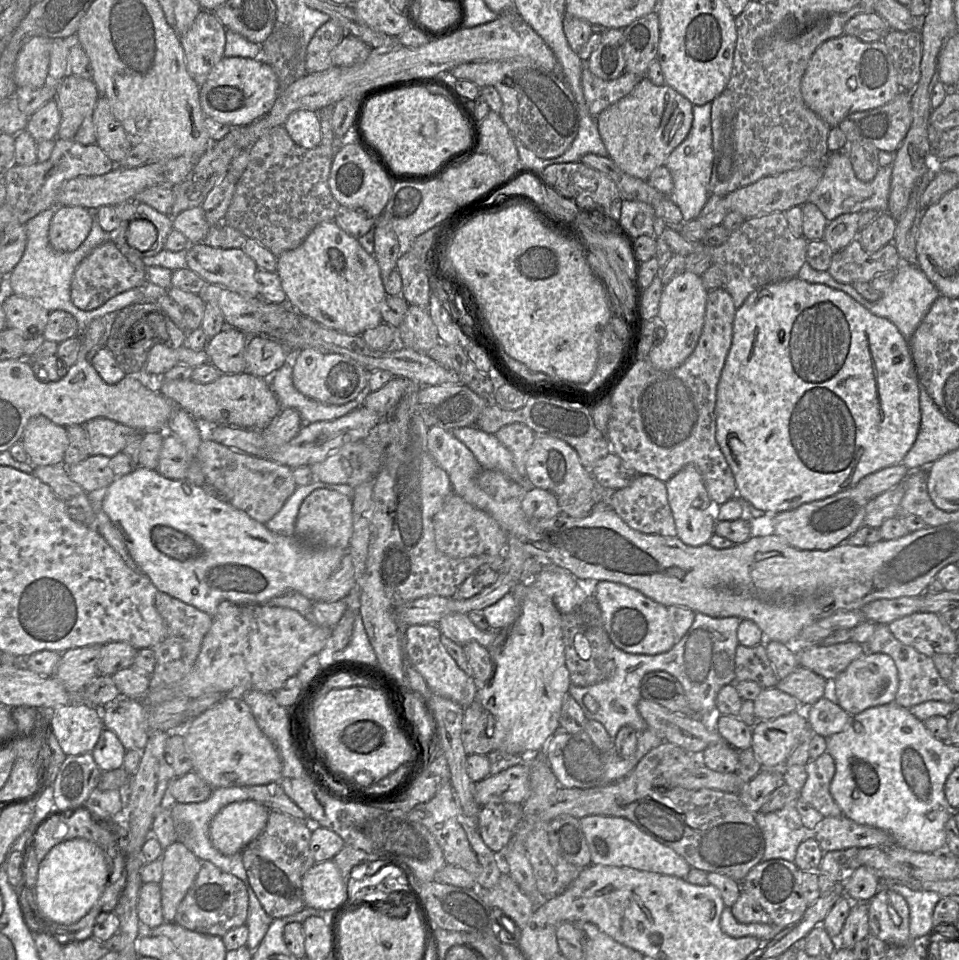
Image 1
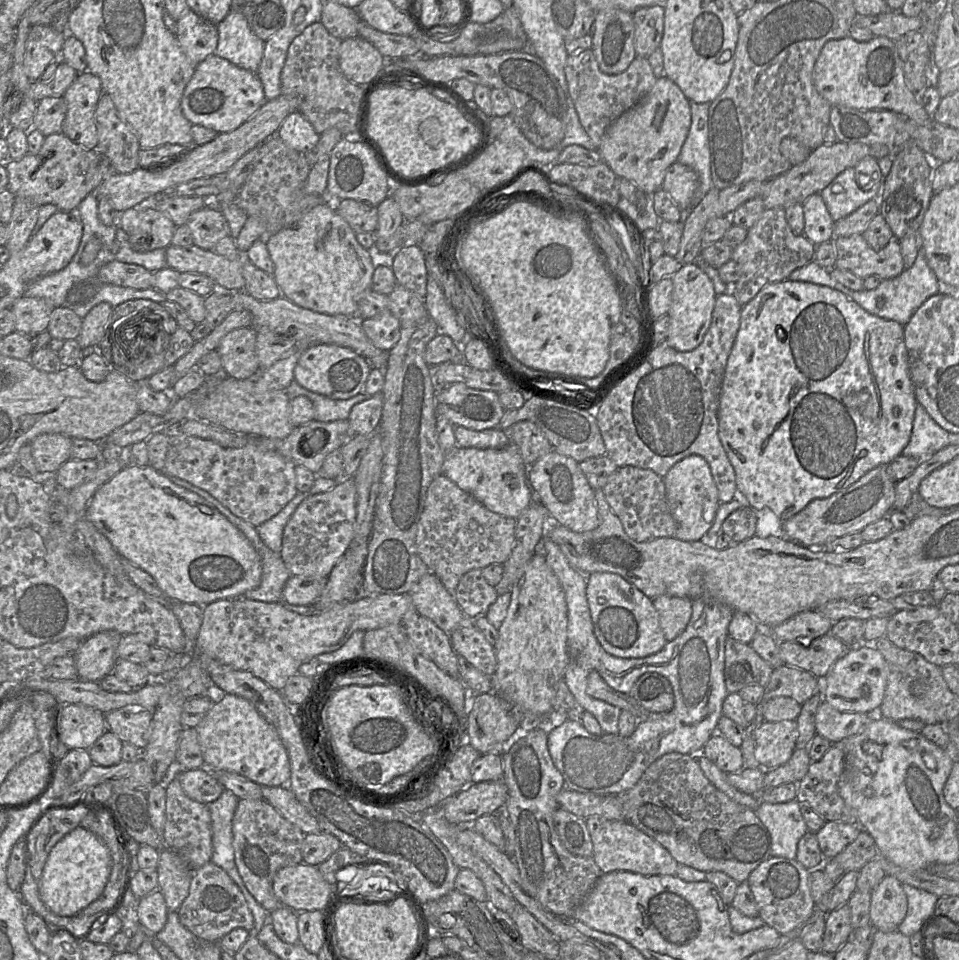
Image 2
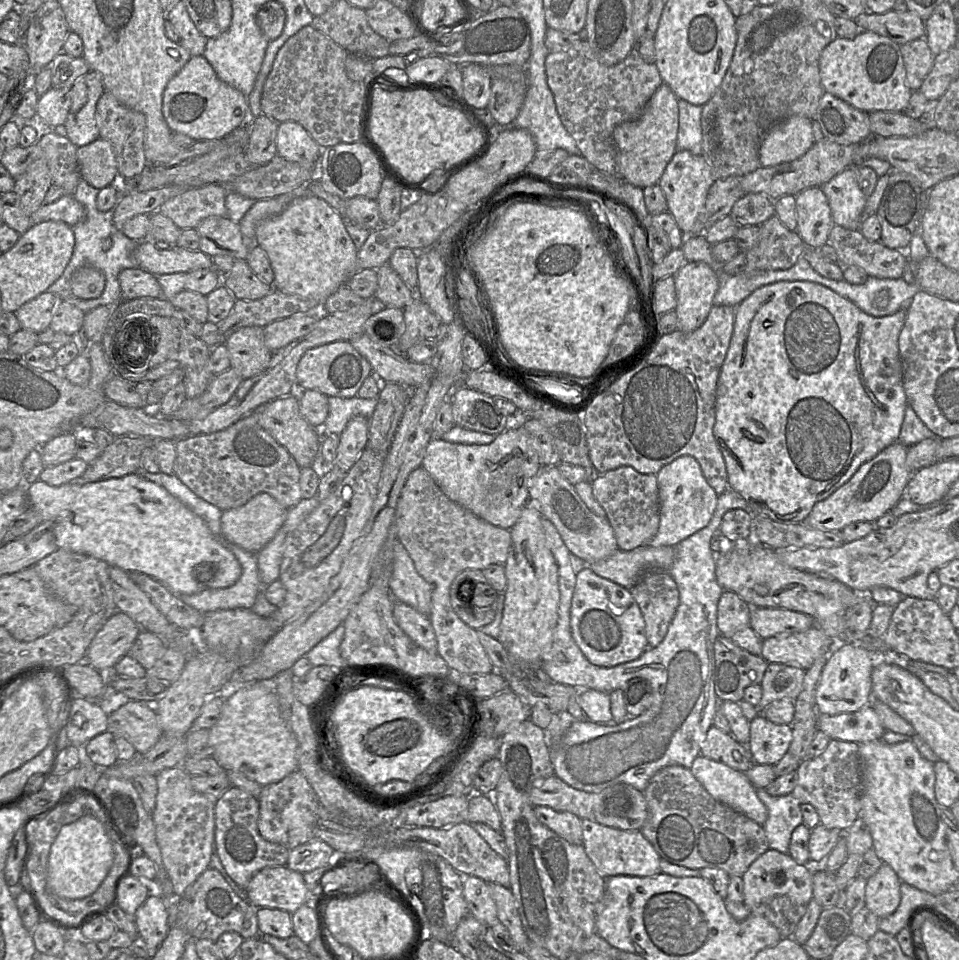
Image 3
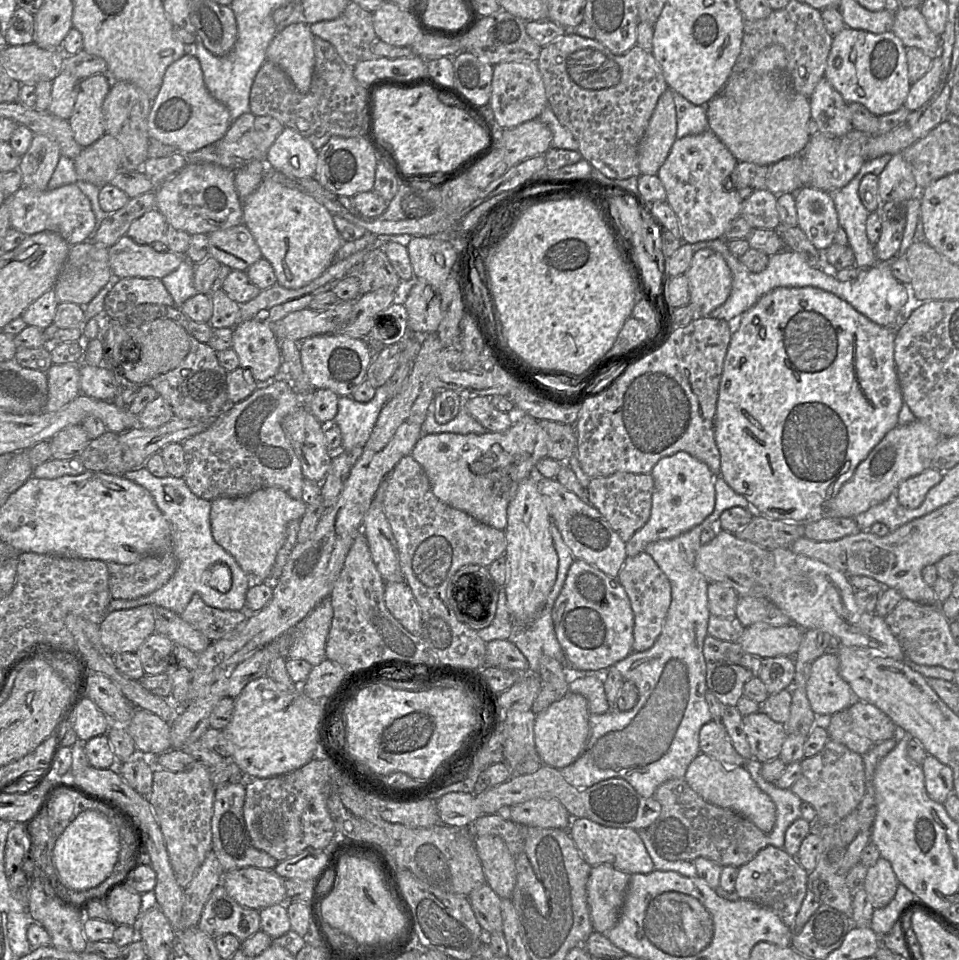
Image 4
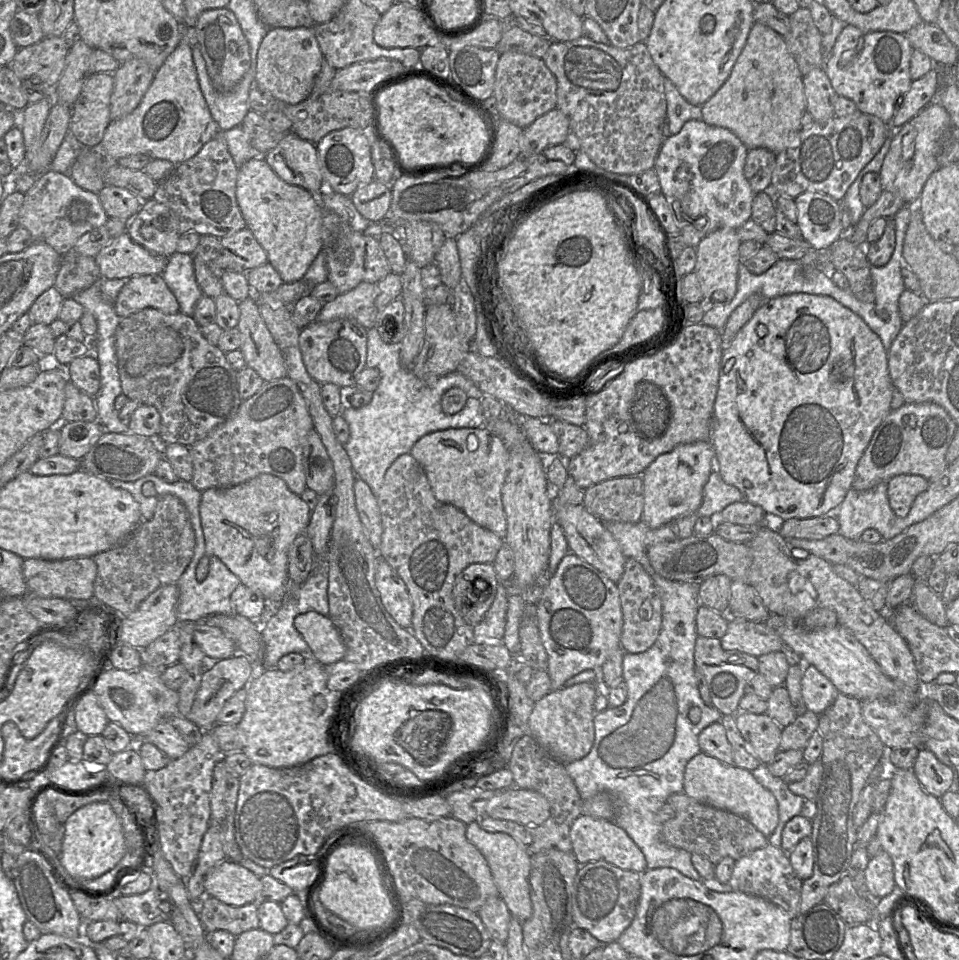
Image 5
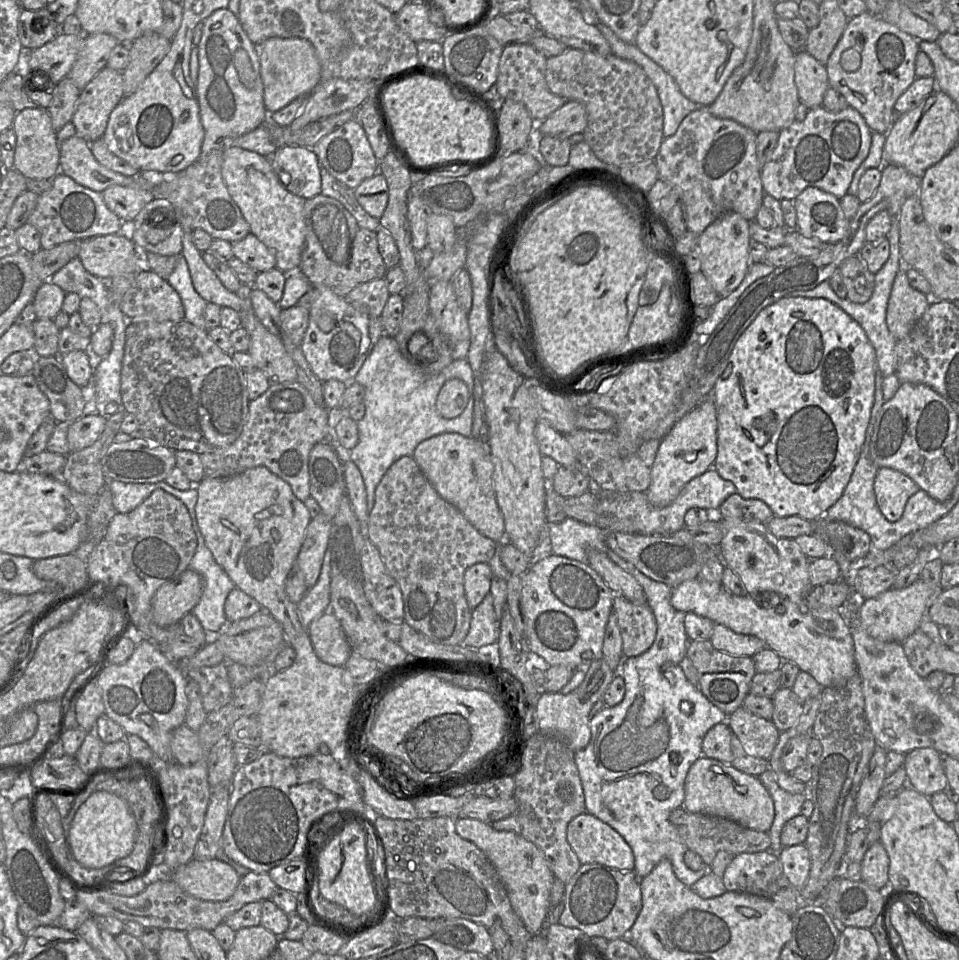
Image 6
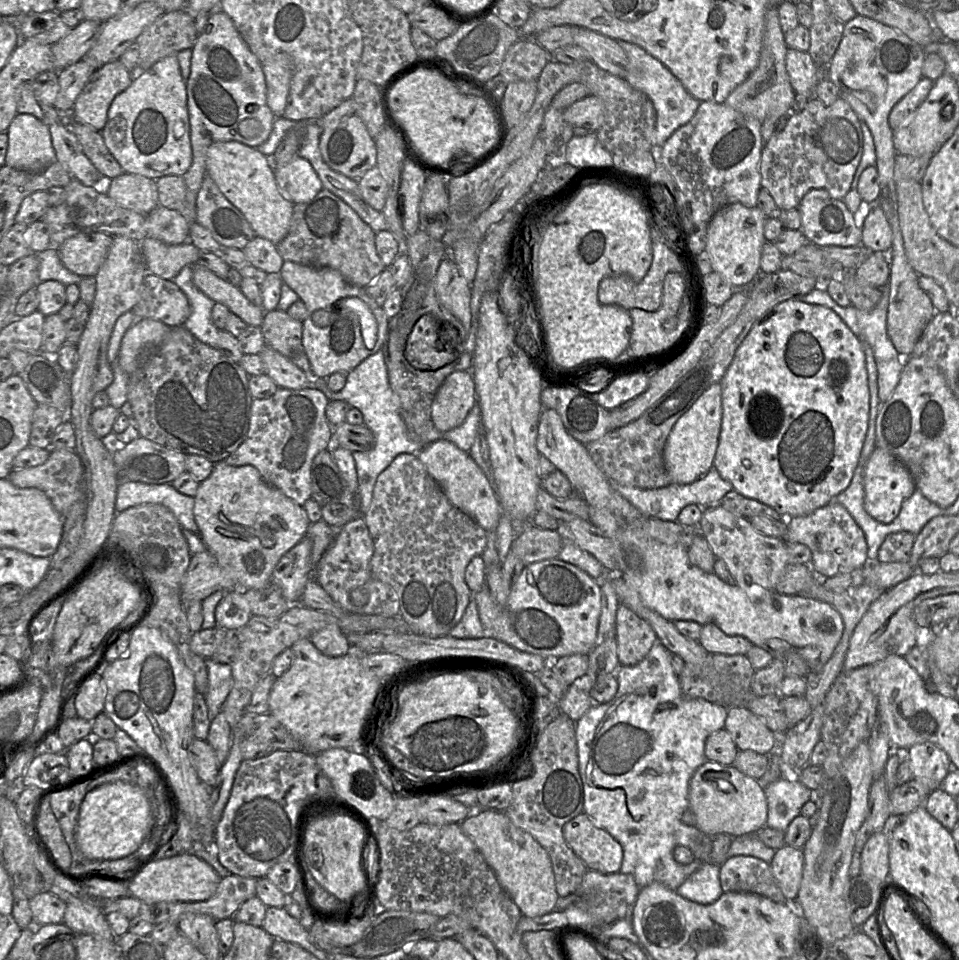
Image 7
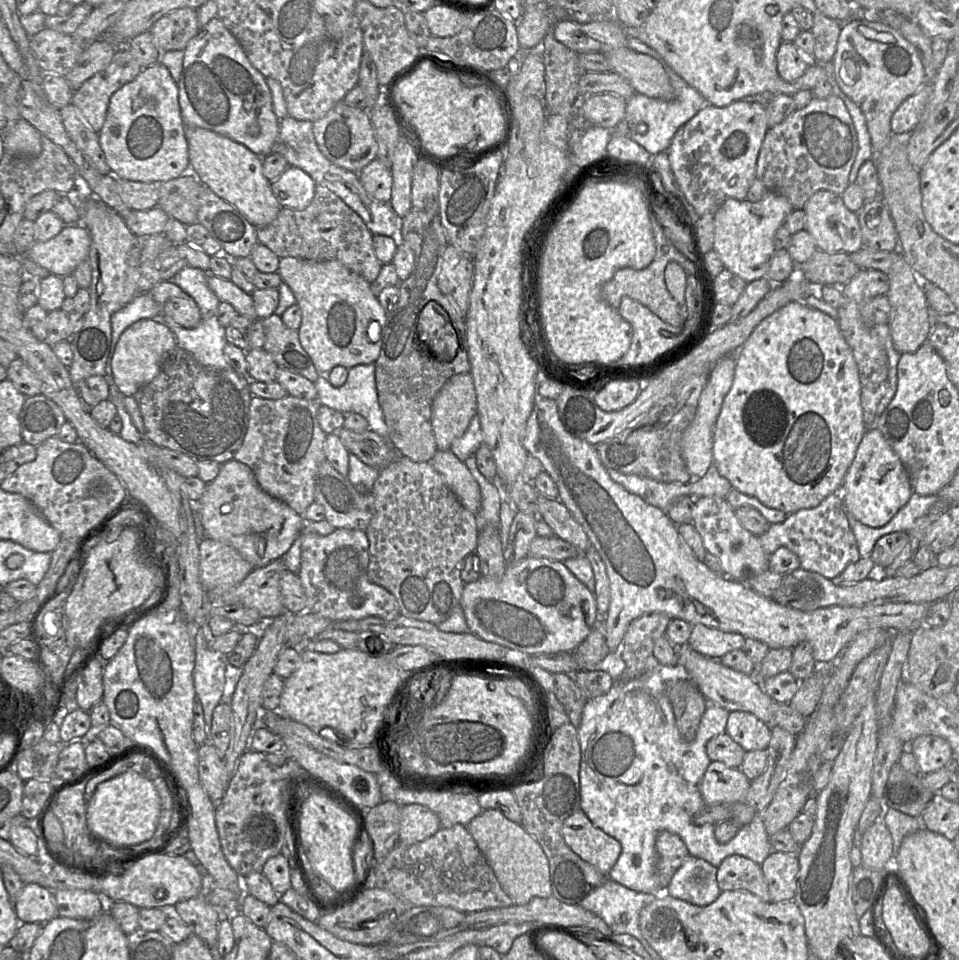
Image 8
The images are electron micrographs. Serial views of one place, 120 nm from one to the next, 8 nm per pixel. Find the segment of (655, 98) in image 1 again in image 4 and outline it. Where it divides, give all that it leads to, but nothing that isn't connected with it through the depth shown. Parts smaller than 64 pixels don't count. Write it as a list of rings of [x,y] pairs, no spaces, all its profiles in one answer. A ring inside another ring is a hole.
[[[668,87],[659,97],[639,144],[641,174],[657,175],[676,140],[676,109],[672,90]]]

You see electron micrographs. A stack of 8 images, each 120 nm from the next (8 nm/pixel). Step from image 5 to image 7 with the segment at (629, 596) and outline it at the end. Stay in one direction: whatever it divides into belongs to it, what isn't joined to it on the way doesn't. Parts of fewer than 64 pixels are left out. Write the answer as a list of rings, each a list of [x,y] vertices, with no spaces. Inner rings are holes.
[[[623,603],[618,605],[615,636],[619,663],[625,666],[642,661],[658,639],[652,626]]]

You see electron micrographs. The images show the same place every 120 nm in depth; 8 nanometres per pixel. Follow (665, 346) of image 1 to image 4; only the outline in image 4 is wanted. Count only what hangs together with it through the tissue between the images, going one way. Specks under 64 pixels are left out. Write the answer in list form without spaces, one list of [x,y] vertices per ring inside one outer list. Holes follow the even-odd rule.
[[[709,248],[694,252],[684,273],[688,279],[689,306],[695,318],[707,317],[729,297],[732,274],[721,254]]]

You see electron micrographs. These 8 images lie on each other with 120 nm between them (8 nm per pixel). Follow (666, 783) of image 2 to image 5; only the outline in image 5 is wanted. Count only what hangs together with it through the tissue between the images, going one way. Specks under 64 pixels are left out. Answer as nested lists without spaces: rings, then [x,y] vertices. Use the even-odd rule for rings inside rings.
[[[684,792],[670,795],[666,802],[672,806],[675,815],[662,824],[664,842],[691,854],[701,854],[714,865],[726,857],[738,860],[768,844],[768,838],[747,819],[698,802]]]

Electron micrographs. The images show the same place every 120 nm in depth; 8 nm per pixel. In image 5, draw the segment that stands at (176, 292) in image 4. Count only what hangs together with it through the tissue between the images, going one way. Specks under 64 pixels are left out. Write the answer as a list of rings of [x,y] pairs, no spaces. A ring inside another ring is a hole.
[[[175,252],[167,259],[161,275],[175,295],[180,312],[192,316],[196,303],[204,295],[196,281],[193,254]]]

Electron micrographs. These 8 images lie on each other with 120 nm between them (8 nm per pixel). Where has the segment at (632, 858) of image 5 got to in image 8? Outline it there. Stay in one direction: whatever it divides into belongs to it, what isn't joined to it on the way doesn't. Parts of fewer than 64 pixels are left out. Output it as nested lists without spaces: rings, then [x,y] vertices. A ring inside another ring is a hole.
[[[581,808],[564,820],[561,834],[577,855],[608,877],[622,850],[617,839],[596,827]]]

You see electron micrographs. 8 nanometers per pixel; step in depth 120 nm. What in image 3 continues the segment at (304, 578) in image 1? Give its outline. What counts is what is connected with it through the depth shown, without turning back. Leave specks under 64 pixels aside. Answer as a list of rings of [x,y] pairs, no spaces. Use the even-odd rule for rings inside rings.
[[[138,473],[97,482],[80,482],[76,480],[60,486],[50,486],[41,480],[25,485],[29,509],[41,515],[42,523],[52,524],[52,531],[58,549],[94,557],[106,562],[109,566],[121,568],[128,573],[146,574],[165,585],[174,594],[194,594],[206,589],[227,588],[232,586],[241,576],[240,563],[234,554],[220,543],[220,537],[219,539],[214,537],[205,522],[179,499],[171,495],[163,487],[145,479]]]

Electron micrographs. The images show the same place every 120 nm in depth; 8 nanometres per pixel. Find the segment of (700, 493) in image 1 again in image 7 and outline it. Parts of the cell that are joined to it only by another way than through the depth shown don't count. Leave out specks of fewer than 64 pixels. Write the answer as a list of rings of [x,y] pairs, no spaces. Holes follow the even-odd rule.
[[[719,382],[705,390],[673,426],[664,446],[663,460],[670,484],[691,484],[713,468],[722,422]]]

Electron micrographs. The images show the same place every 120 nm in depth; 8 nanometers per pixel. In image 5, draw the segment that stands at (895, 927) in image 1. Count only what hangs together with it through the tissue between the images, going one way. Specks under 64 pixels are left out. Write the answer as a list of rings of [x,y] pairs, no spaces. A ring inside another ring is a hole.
[[[884,850],[870,858],[864,875],[872,900],[882,899],[896,887],[893,862],[890,855]]]

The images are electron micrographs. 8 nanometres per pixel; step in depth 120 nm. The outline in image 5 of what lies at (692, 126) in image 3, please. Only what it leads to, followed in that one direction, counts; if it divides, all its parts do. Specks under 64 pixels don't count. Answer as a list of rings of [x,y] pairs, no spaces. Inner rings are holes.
[[[664,77],[664,92],[666,98],[667,134],[680,132],[689,120],[702,120],[701,106],[688,103],[678,92],[675,85]]]

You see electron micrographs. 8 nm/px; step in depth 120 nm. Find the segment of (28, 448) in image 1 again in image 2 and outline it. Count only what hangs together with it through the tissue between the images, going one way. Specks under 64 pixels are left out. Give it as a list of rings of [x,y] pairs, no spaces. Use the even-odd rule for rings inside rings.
[[[42,434],[30,443],[41,476],[53,475],[71,458],[72,439],[63,434]]]

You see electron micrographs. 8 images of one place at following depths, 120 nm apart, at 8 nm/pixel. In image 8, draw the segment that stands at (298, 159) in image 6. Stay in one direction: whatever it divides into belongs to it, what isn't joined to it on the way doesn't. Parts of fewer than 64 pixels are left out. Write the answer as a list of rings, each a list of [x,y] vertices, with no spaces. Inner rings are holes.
[[[288,166],[279,178],[271,182],[272,192],[282,207],[304,210],[315,195],[316,182],[295,166]]]

